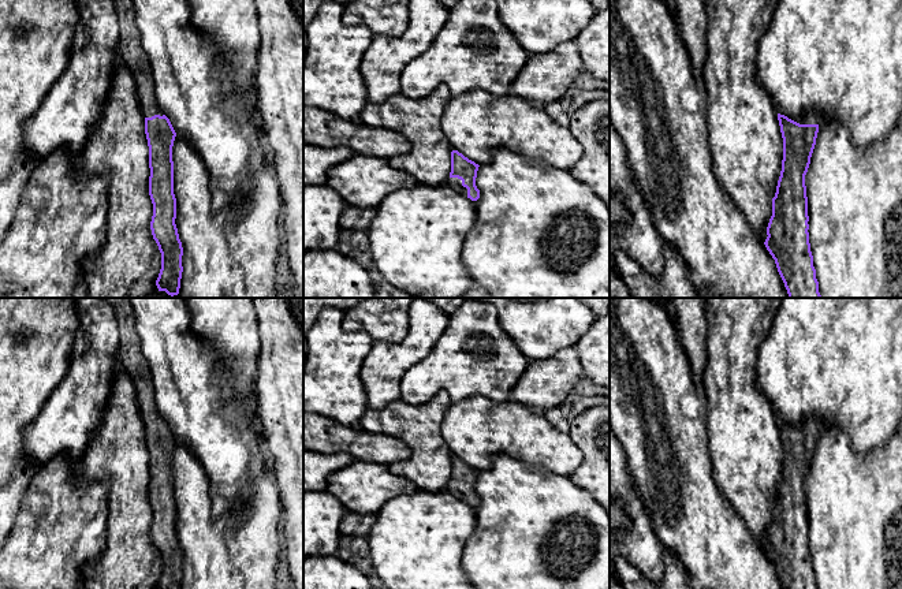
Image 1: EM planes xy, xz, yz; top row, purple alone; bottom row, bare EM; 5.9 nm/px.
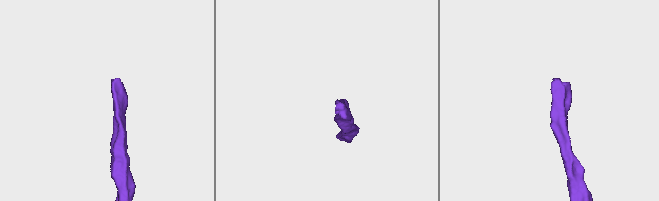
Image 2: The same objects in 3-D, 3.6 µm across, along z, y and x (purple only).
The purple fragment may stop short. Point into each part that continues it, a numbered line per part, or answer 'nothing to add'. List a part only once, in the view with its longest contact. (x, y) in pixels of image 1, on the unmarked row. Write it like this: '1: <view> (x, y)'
1: xz (455, 489)

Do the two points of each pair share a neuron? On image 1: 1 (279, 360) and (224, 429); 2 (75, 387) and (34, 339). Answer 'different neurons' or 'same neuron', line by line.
1: different neurons
2: different neurons

